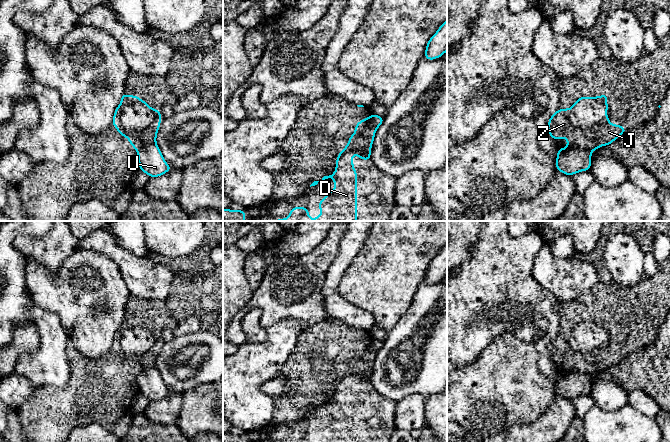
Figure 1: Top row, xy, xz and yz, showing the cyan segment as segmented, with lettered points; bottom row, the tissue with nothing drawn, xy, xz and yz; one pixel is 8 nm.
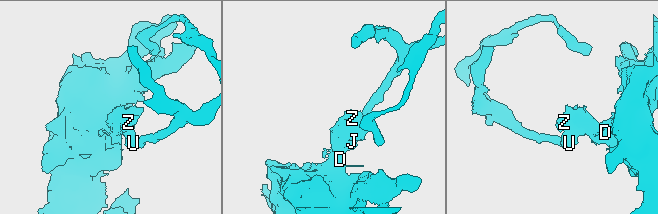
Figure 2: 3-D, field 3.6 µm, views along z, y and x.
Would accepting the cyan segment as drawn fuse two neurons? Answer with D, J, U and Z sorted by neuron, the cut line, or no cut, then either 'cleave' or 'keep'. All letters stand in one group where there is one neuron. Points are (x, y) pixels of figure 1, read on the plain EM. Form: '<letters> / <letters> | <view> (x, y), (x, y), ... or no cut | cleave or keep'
D J Z / U | yz (567, 371), (578, 370), (590, 376) | cleave

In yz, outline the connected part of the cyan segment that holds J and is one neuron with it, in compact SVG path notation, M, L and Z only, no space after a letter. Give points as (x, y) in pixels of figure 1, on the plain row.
M608 318L580 321L570 333L558 333L549 342L548 357L554 364L568 363L567 372L576 370L592 376L602 369L609 370L627 353L609 346L607 322Z

